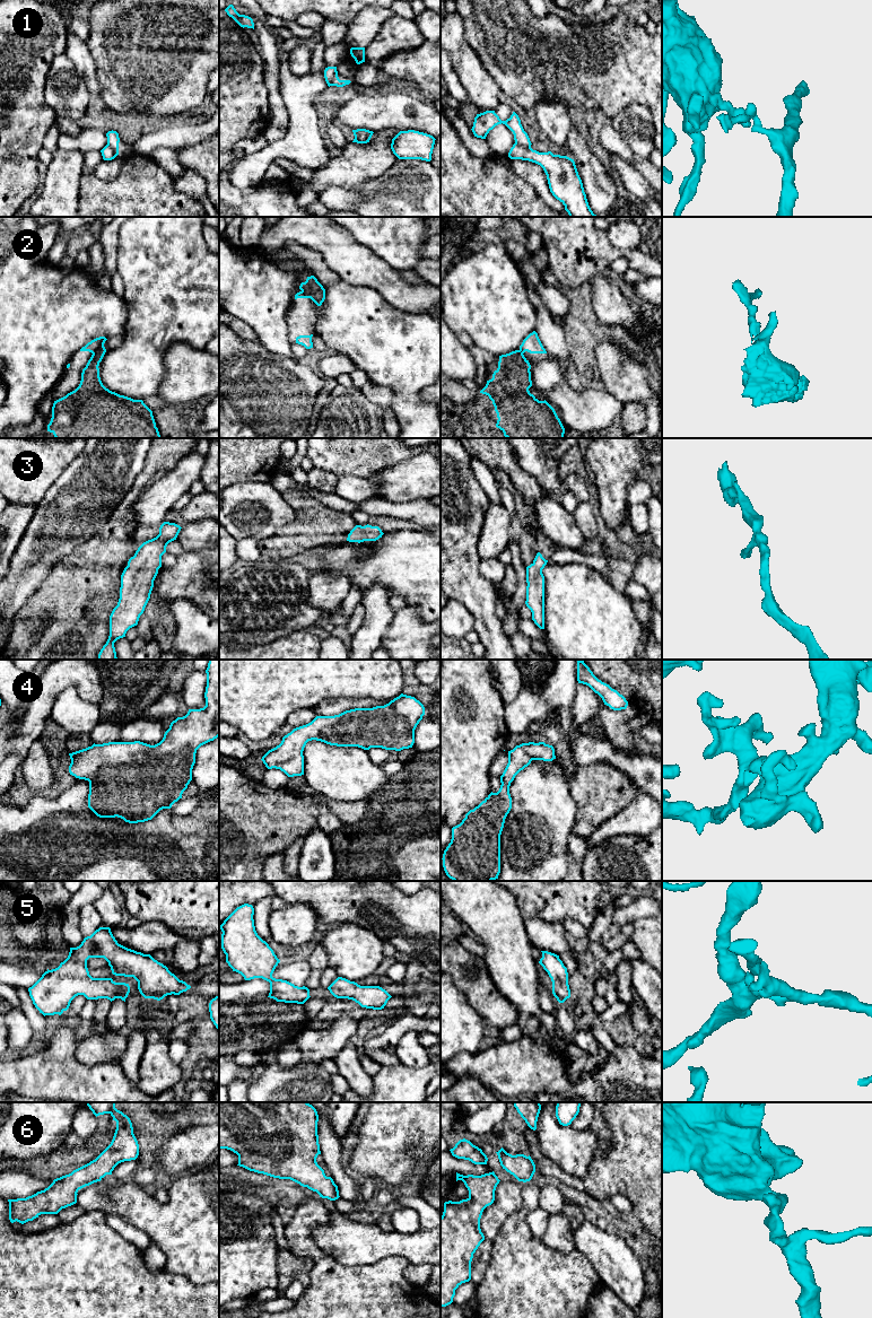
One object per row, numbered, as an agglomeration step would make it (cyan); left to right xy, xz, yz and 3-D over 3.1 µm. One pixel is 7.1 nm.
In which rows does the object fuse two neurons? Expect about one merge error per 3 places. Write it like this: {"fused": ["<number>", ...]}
{"fused": ["1", "2"]}

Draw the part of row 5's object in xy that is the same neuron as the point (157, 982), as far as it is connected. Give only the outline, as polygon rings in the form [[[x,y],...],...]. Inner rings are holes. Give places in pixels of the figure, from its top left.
[[[99,927],[90,936],[84,939],[77,948],[70,948],[68,958],[60,966],[46,970],[42,977],[28,988],[35,1007],[45,1015],[61,1015],[70,1006],[71,1001],[84,995],[87,1000],[107,998],[111,1002],[121,998],[125,1002],[130,986],[125,983],[115,983],[112,978],[93,978],[87,968],[89,958],[104,958],[115,976],[133,977],[138,981],[138,989],[145,998],[163,1000],[167,995],[180,995],[191,988],[180,980],[166,966],[155,960],[150,954],[143,954],[117,943],[110,927]]]

